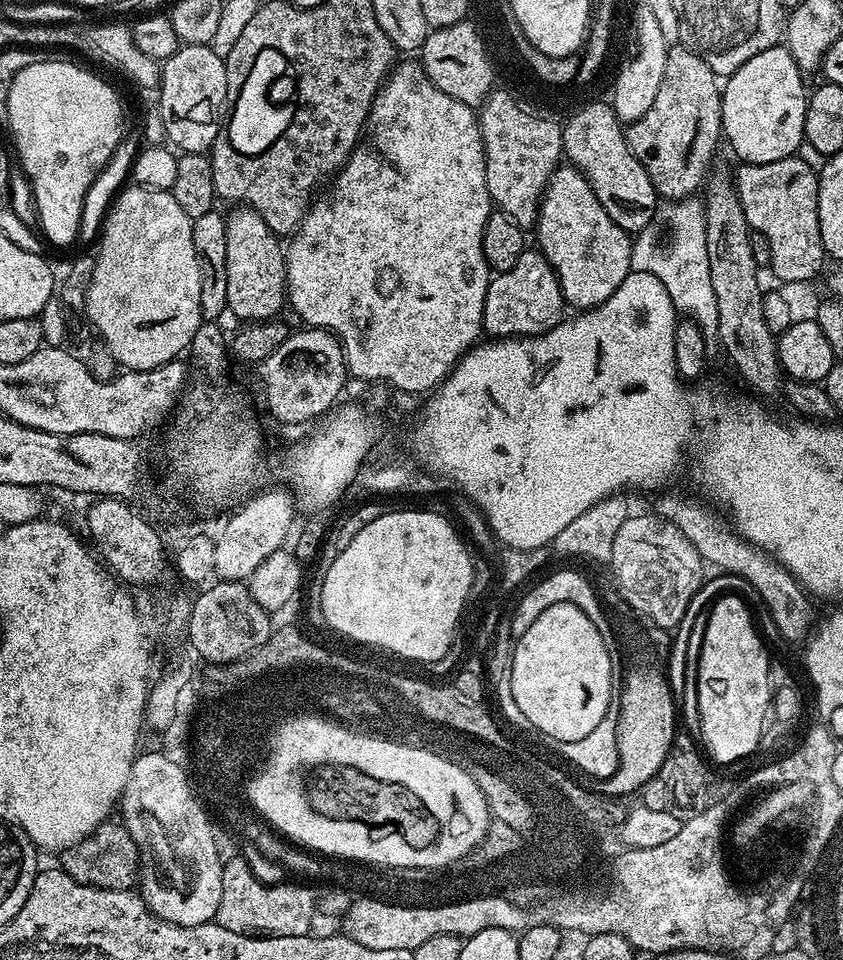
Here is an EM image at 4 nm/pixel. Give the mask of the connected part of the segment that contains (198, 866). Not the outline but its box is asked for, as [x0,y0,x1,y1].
[118,751,224,926]

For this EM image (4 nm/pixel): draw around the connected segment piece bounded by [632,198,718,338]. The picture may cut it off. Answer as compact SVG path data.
M685 198L671 205L668 224L673 228L672 241L665 248L645 230L632 241L632 271L649 272L666 286L677 313L695 320L705 337L715 337L718 330L718 298L714 298L714 286L710 286L710 253L706 251L705 201Z

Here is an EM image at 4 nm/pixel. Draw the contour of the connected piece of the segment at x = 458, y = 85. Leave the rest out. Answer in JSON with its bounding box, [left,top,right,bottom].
[418,19,493,106]

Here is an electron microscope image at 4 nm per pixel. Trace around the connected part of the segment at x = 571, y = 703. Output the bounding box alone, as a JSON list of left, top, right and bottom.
[514,602,614,742]

